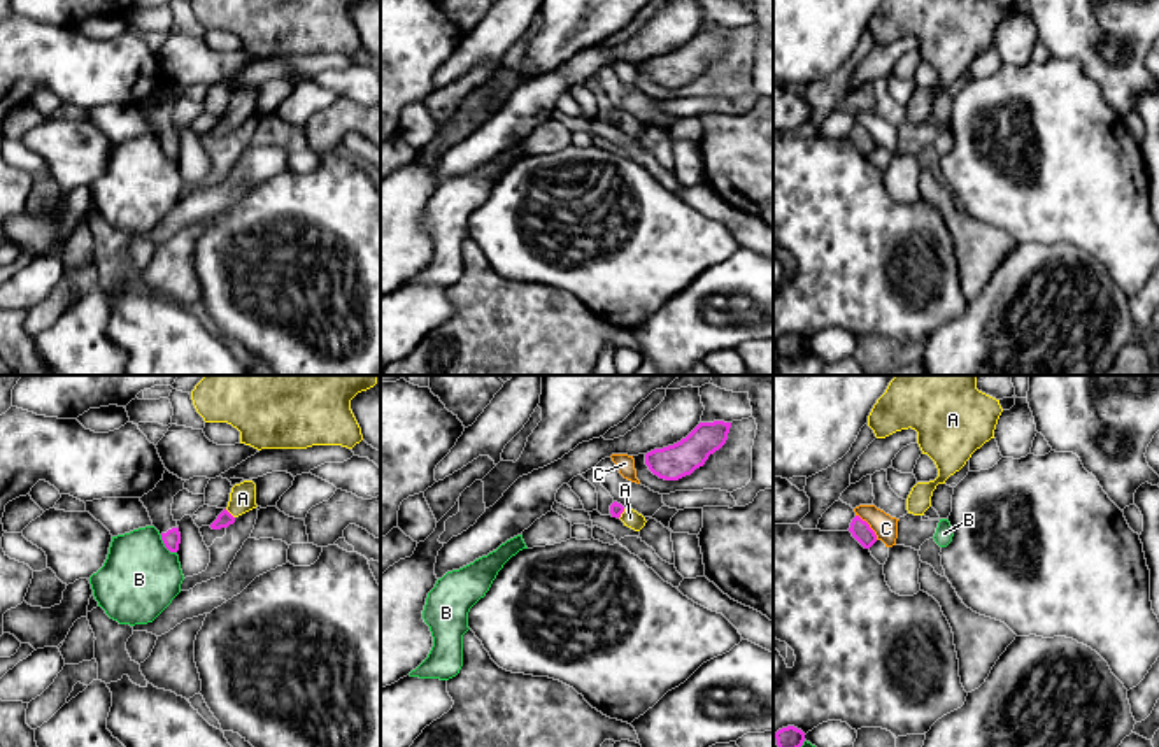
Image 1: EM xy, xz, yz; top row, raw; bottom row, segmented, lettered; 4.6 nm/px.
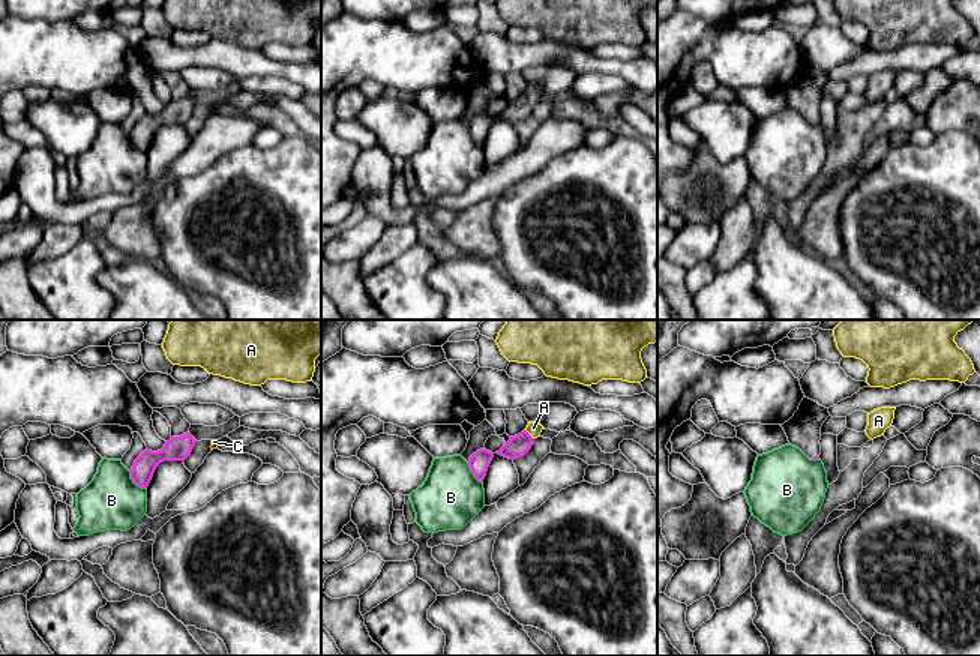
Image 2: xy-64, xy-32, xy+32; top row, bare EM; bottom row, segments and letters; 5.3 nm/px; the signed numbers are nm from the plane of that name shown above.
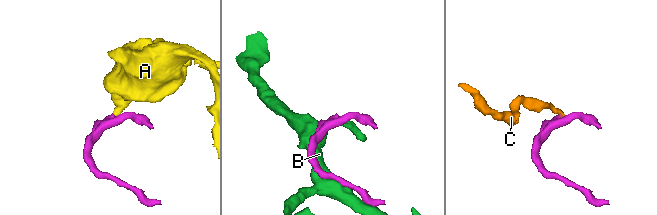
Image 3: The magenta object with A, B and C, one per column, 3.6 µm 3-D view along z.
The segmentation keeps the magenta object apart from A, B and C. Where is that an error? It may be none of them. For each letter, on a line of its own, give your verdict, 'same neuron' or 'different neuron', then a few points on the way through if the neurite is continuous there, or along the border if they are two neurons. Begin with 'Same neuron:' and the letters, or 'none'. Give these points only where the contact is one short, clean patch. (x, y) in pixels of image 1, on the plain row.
Same neuron: A
A: same neuron; way xy (225, 125), (230, 121), (242, 106)
B: different neuron
C: different neuron; border yz (856, 121), (877, 146)

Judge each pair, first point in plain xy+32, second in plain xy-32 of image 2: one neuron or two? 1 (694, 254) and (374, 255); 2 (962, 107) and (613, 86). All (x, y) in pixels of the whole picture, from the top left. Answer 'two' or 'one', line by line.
1: two
2: two

